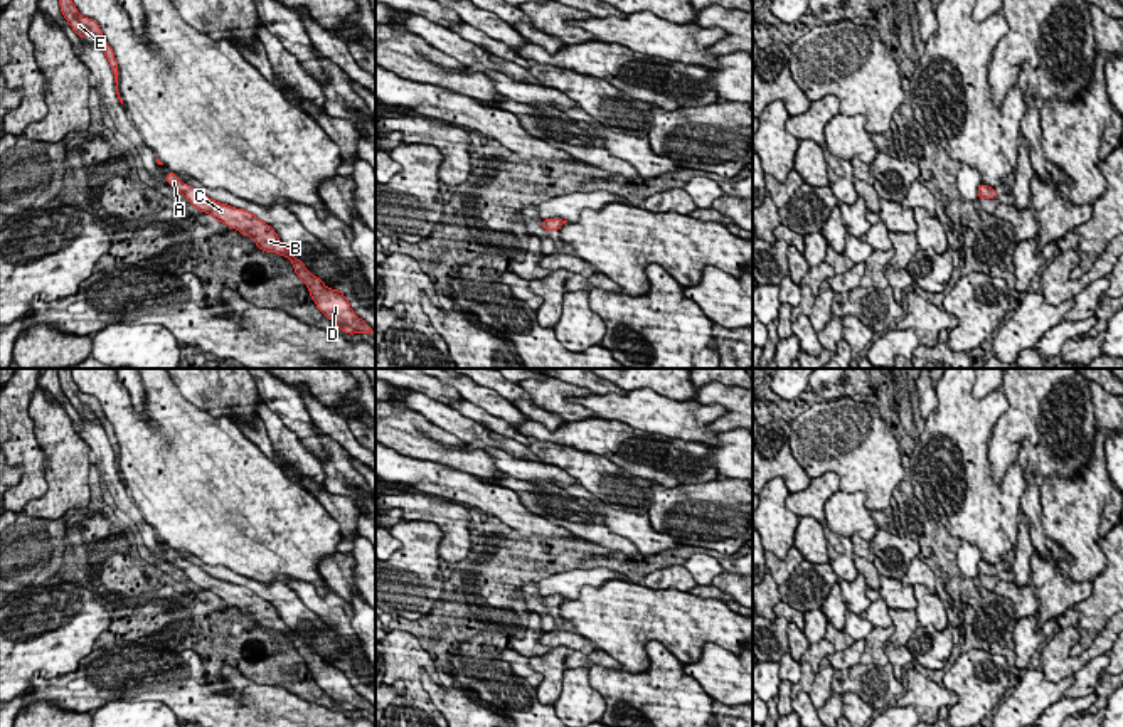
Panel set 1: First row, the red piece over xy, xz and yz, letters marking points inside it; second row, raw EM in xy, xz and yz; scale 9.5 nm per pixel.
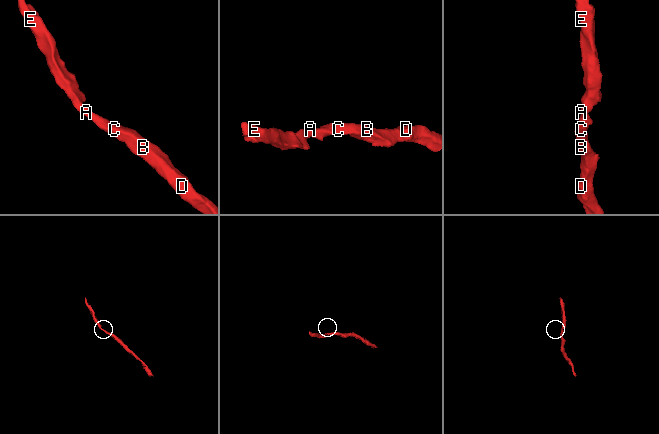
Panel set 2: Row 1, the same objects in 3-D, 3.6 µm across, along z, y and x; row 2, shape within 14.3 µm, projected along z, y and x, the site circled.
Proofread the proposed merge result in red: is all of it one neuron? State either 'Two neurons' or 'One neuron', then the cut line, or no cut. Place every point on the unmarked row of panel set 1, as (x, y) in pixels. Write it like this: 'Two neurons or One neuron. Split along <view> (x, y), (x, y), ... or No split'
One neuron. No split

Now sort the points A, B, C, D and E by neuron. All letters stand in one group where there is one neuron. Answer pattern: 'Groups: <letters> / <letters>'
Groups: A B C D E

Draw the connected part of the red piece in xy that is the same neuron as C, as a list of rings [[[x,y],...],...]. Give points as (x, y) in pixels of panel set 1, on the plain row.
[[[167,549],[167,559],[200,589],[212,592],[217,599],[224,599],[226,602],[239,608],[244,613],[249,613],[259,626],[288,634],[298,655],[306,661],[317,685],[328,697],[332,697],[342,708],[349,712],[374,712],[374,707],[369,703],[369,700],[365,700],[354,690],[343,670],[338,666],[327,665],[322,655],[315,655],[305,645],[305,641],[300,636],[296,636],[290,626],[283,623],[271,602],[261,599],[254,591],[247,587],[236,586],[227,581],[221,581],[209,576],[200,567],[184,560],[173,549]]]

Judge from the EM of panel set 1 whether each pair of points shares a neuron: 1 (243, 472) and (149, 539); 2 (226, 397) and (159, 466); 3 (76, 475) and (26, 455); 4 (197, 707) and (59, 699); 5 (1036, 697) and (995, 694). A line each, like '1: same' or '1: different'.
1: different
2: different
3: different
4: same
5: different

